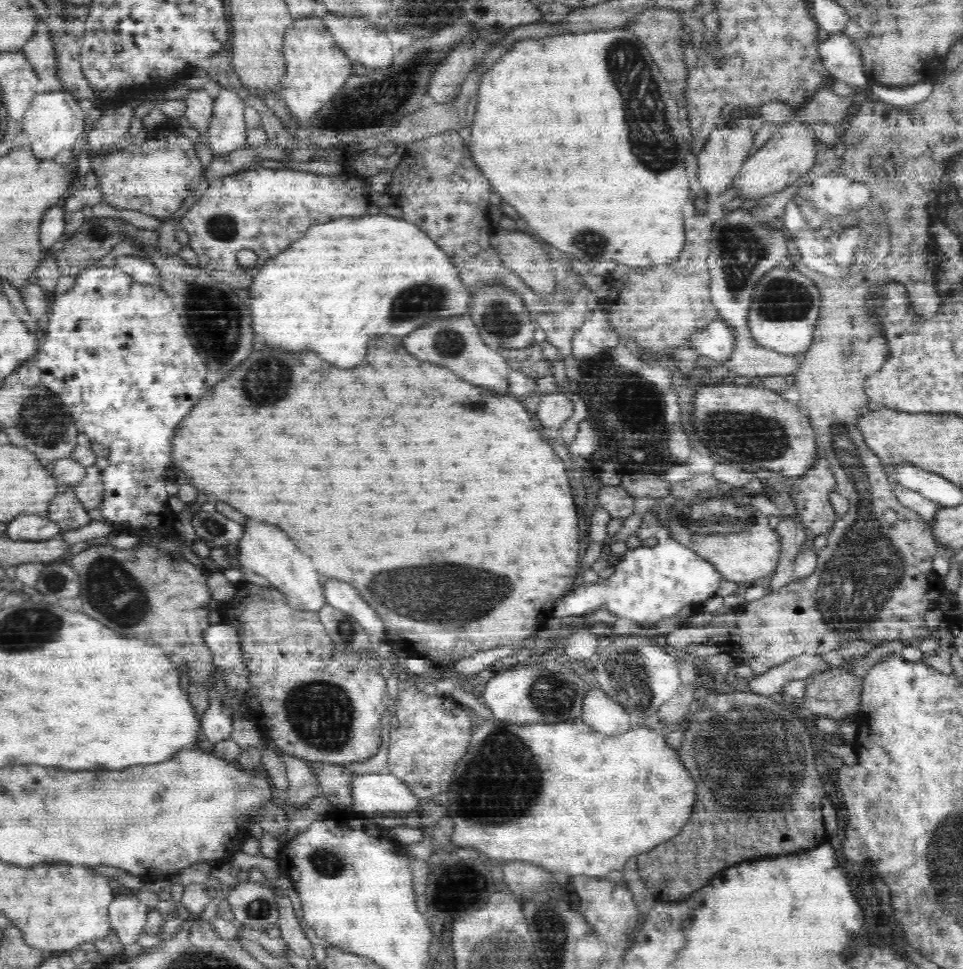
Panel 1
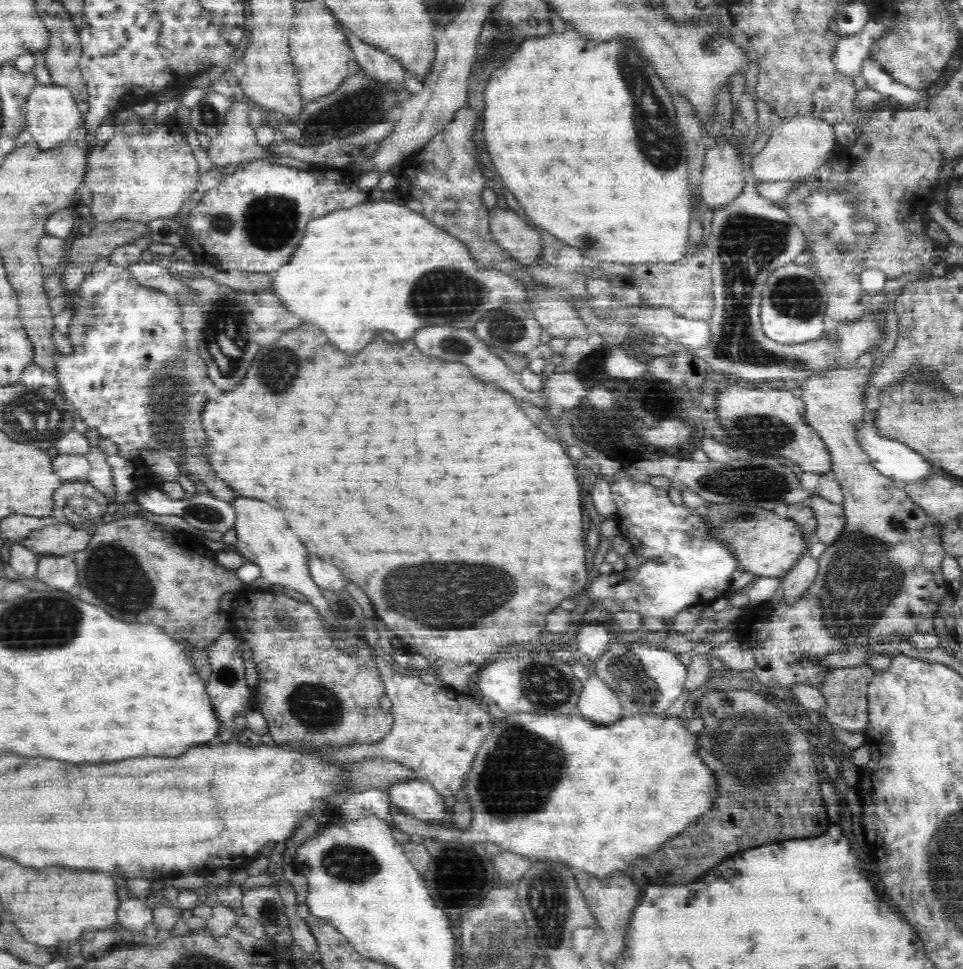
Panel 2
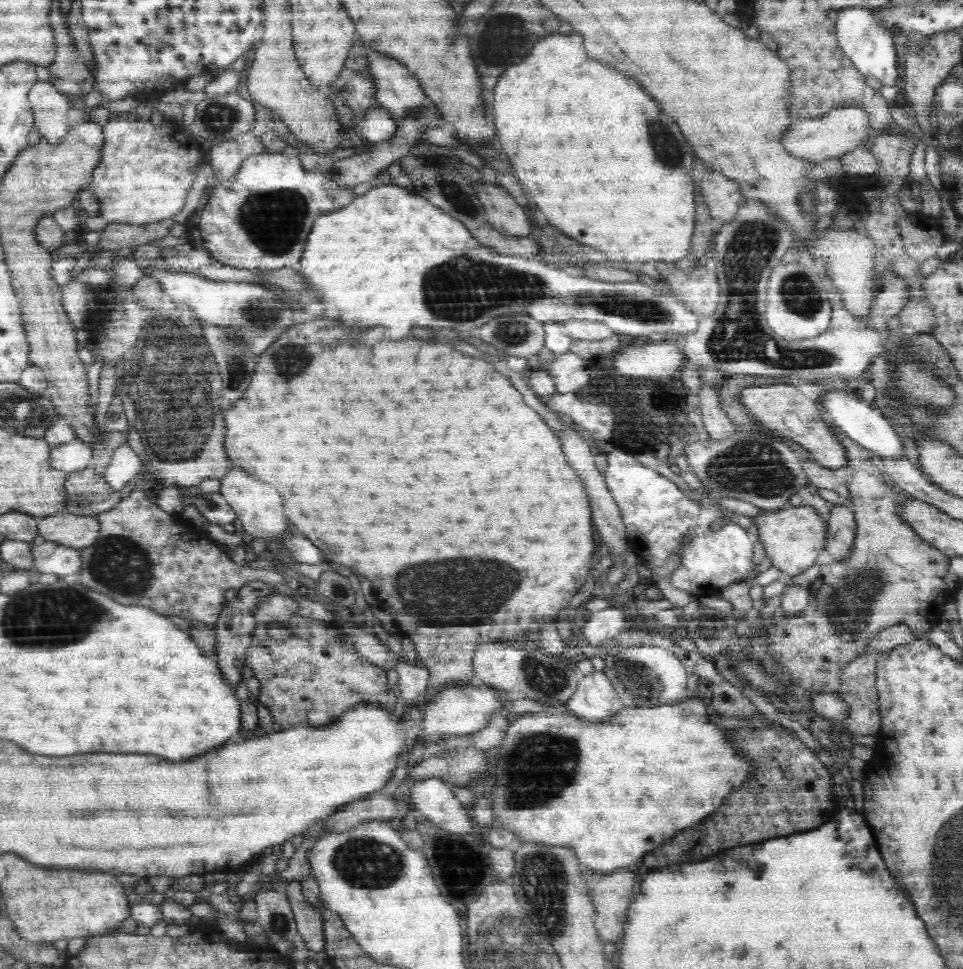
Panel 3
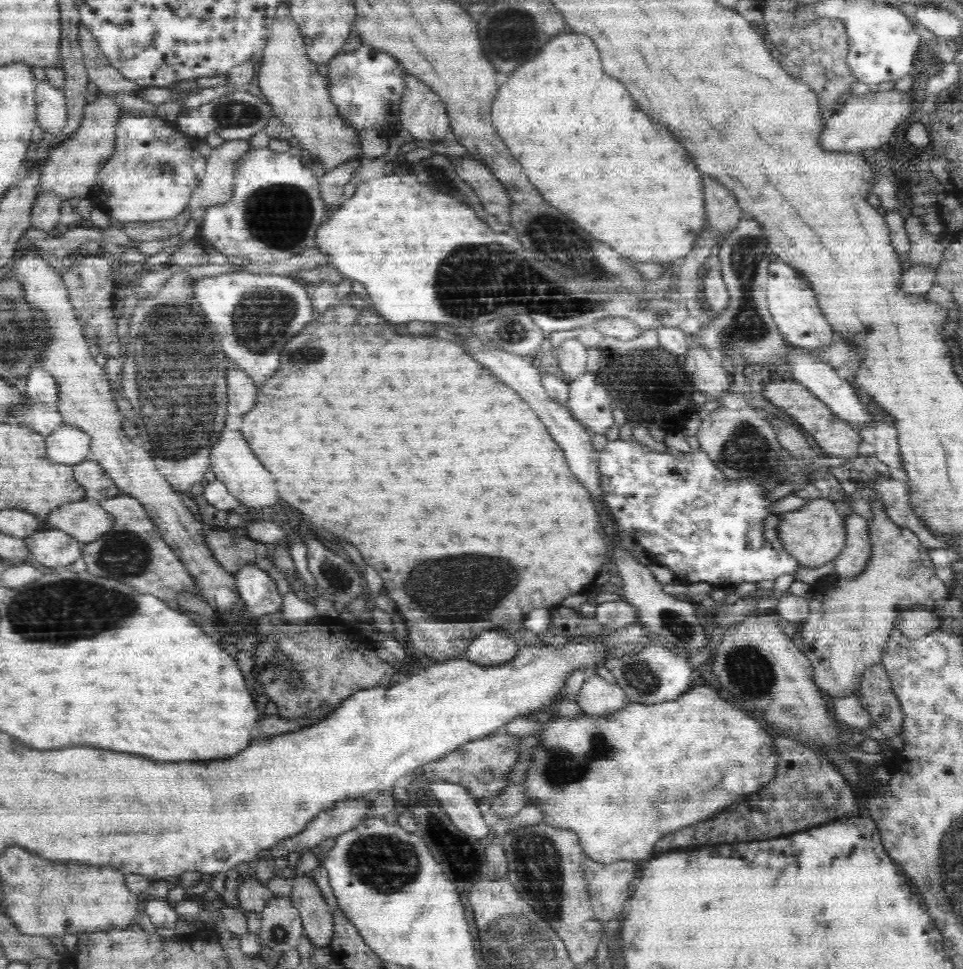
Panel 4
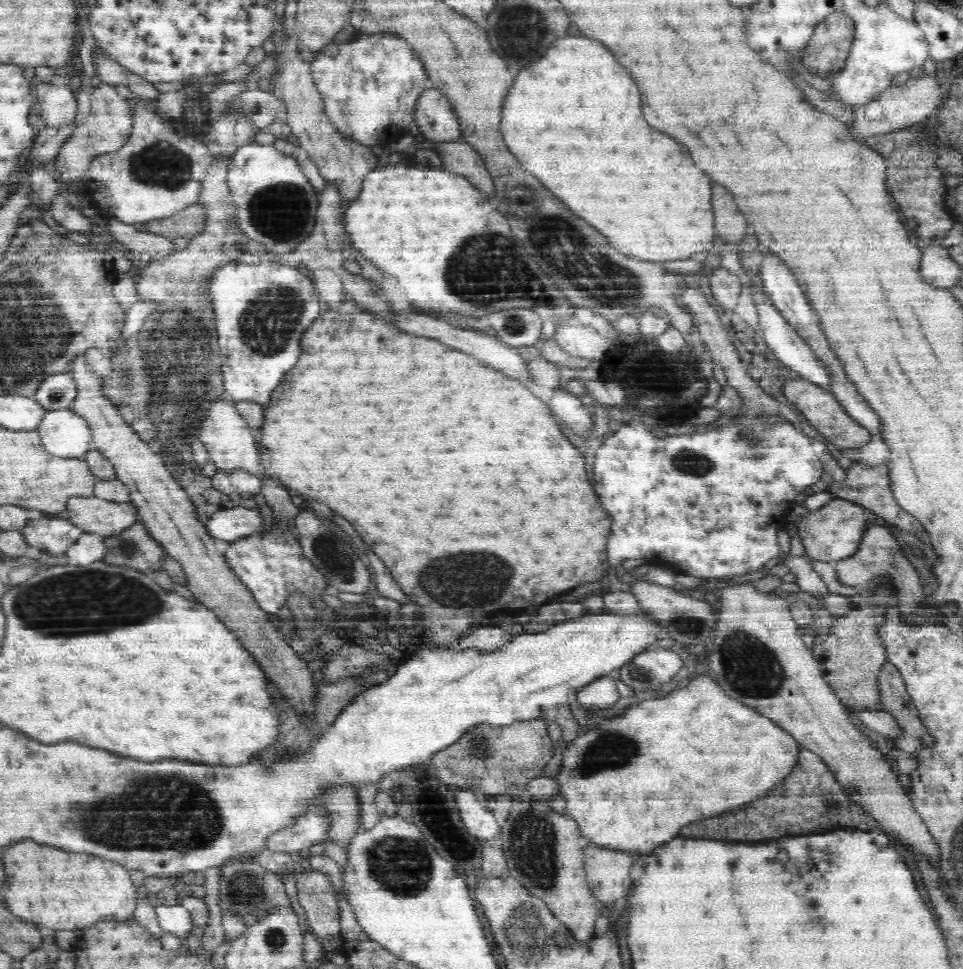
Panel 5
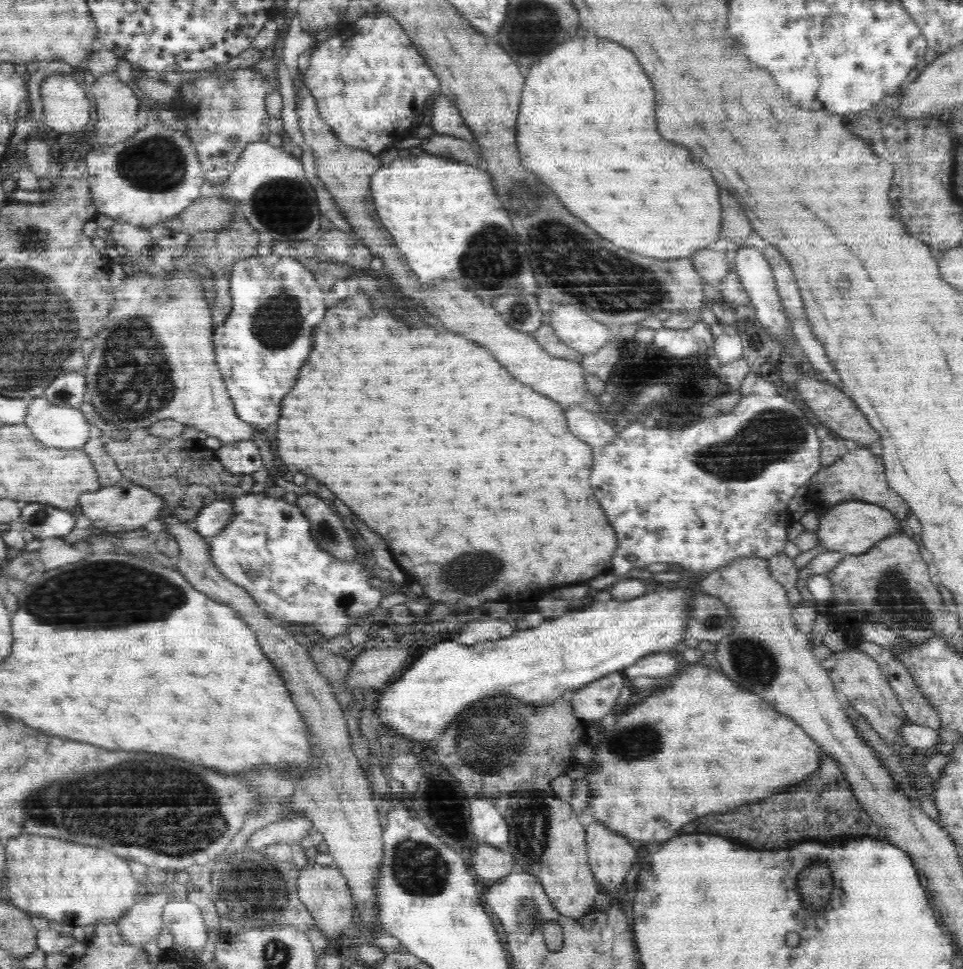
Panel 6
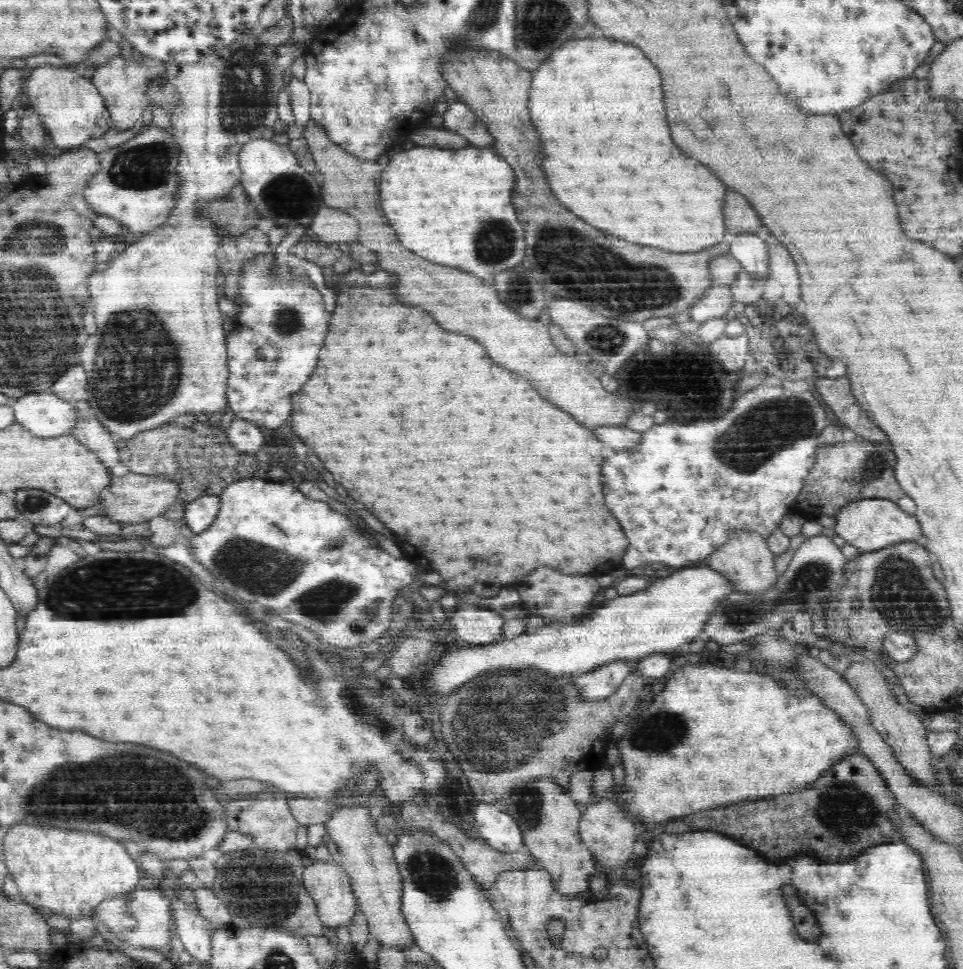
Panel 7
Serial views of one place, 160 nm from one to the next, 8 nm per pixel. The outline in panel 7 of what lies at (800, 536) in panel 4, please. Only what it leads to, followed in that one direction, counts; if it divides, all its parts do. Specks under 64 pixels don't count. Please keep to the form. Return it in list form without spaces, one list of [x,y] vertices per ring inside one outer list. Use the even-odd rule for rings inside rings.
[[[872,498],[851,502],[835,514],[834,530],[847,544],[856,546],[862,553],[886,548],[904,541],[916,541],[921,534],[919,519],[910,515],[886,498]]]

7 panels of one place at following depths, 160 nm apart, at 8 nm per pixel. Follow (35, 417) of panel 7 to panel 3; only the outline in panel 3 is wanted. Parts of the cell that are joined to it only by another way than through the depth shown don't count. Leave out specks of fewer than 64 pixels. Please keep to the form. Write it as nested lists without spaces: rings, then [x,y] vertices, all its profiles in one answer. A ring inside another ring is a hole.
[[[76,438],[57,447],[51,447],[50,464],[66,474],[74,473],[85,470],[92,456],[90,444]]]

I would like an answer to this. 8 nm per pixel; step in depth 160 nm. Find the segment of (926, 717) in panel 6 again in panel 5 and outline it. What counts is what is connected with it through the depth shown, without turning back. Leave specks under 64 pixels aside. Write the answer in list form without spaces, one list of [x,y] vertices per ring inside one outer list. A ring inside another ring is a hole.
[[[888,661],[880,669],[878,687],[883,705],[881,711],[893,716],[901,728],[902,736],[892,739],[895,748],[910,753],[920,751],[920,737],[927,733],[926,727],[917,706],[911,703],[901,672]]]

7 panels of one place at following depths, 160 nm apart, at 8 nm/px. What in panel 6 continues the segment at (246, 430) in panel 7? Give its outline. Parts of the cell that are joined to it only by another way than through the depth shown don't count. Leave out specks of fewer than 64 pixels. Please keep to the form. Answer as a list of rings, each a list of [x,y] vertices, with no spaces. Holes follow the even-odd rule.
[[[251,438],[222,445],[216,457],[230,475],[254,475],[263,466],[257,446]]]

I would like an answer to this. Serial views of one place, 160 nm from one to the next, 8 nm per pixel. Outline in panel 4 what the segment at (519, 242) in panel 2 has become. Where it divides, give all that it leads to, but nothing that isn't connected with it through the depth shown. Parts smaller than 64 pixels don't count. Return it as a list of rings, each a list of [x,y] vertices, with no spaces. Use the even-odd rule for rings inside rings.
[[[453,157],[451,162],[458,176],[474,189],[487,213],[493,216],[510,211],[508,191],[486,165],[469,157]]]

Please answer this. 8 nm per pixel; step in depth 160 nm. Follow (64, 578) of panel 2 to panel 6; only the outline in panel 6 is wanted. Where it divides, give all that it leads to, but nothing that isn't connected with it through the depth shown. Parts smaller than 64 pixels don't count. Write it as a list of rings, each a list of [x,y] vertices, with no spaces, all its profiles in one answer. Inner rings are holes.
[[[28,502],[23,506],[18,526],[28,537],[63,539],[76,526],[76,517],[69,509],[62,510],[39,502]]]

